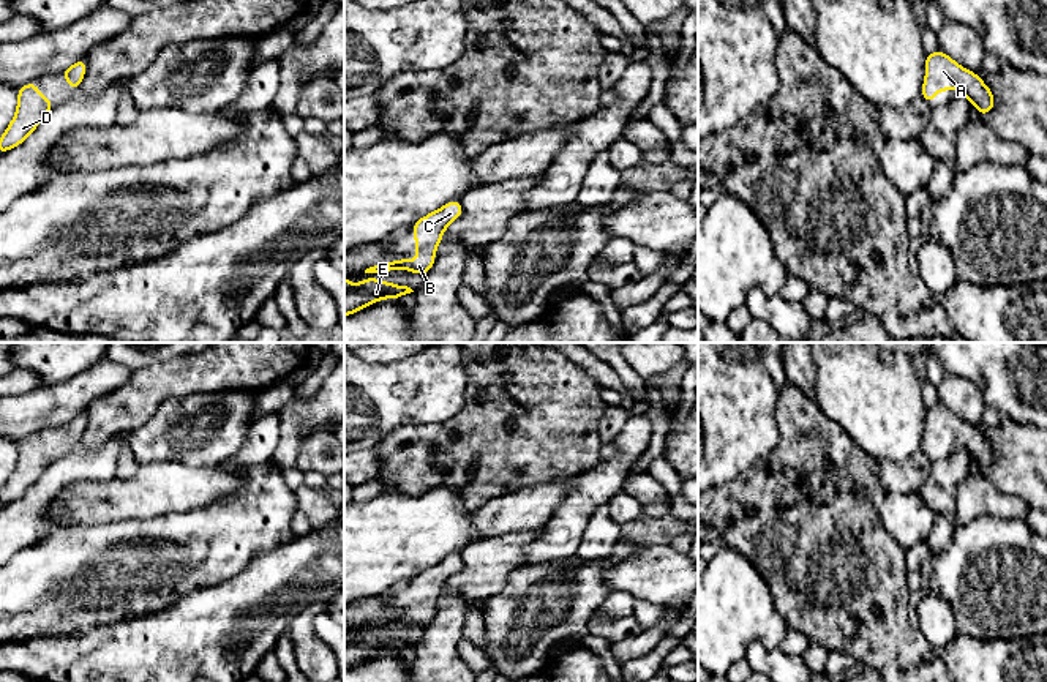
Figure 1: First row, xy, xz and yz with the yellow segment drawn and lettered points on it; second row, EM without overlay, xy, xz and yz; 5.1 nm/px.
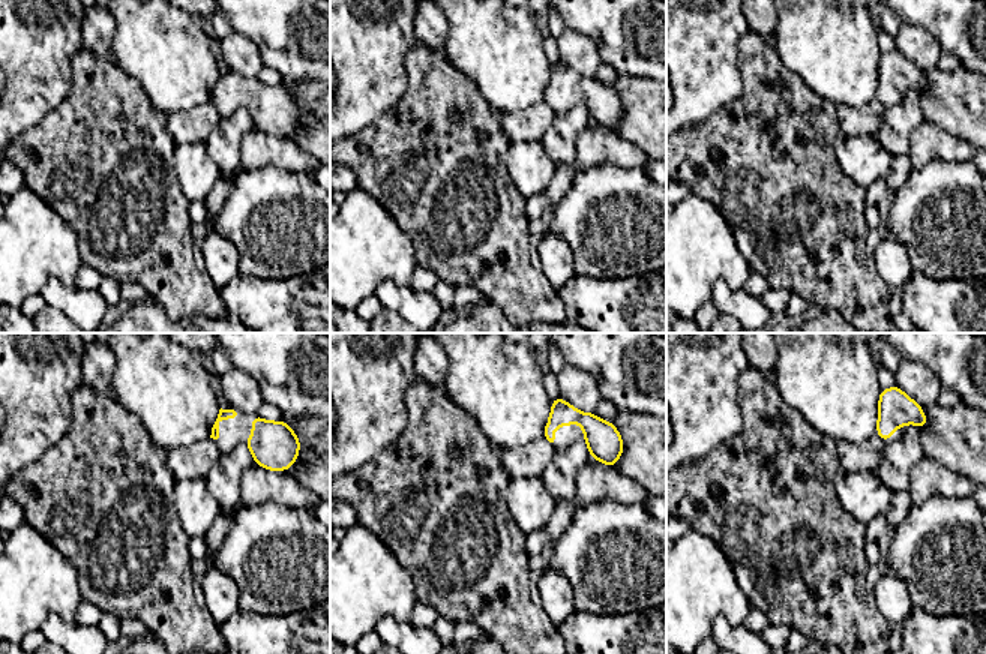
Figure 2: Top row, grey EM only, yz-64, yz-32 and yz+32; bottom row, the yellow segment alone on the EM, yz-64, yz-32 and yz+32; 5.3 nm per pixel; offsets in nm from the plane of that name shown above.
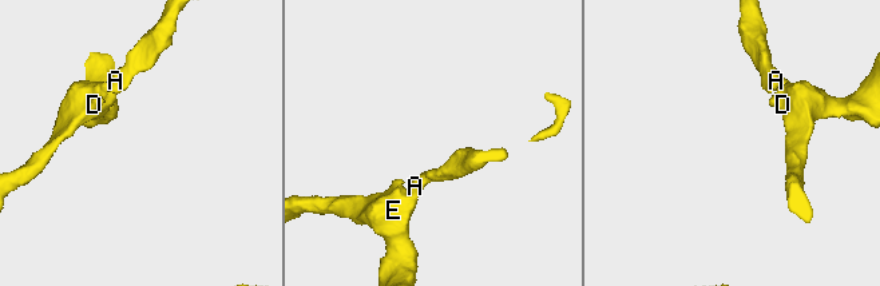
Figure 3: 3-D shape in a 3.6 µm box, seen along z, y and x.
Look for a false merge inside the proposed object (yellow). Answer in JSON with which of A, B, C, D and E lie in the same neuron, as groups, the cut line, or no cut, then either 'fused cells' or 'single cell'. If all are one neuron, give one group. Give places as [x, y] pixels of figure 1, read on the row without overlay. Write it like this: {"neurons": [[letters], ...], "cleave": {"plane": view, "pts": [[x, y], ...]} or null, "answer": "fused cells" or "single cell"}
{"neurons": [["A", "B", "C", "D", "E"]], "cleave": null, "answer": "single cell"}

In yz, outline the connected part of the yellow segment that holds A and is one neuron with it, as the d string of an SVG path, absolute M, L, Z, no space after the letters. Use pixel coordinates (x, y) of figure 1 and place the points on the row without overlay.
M941 403L927 407L925 410L925 433L921 442L921 450L929 456L935 456L935 444L944 447L955 440L966 453L976 459L981 470L987 469L995 461L995 452L982 433L962 422L957 415L949 412Z

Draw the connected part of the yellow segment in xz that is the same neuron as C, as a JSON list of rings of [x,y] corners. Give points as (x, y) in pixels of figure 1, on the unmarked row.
[[[452,553],[442,562],[420,571],[412,578],[415,587],[415,606],[417,614],[407,614],[404,611],[379,617],[365,624],[365,627],[387,627],[390,624],[409,624],[412,627],[426,628],[436,614],[436,601],[441,597],[444,584],[450,576],[463,568],[460,553]]]

